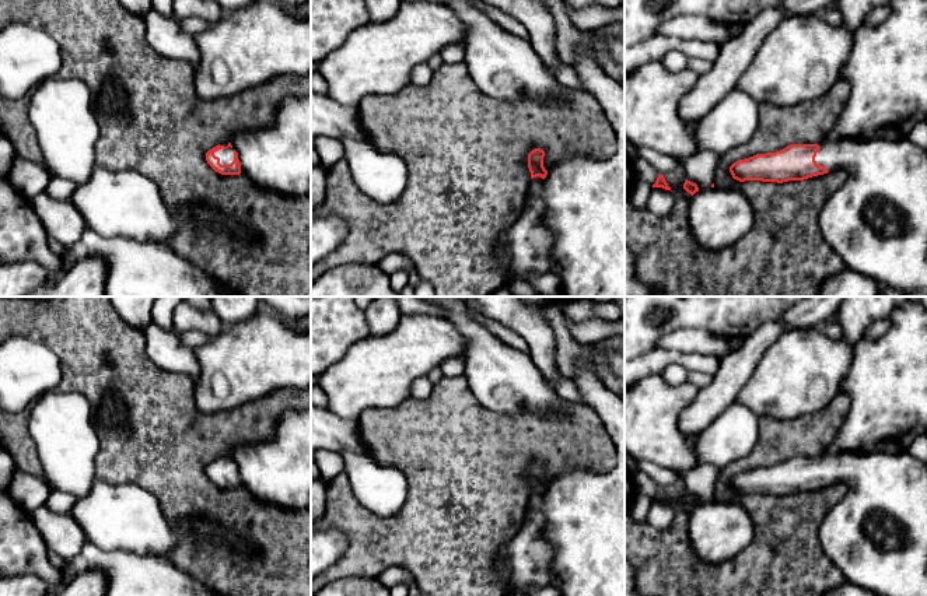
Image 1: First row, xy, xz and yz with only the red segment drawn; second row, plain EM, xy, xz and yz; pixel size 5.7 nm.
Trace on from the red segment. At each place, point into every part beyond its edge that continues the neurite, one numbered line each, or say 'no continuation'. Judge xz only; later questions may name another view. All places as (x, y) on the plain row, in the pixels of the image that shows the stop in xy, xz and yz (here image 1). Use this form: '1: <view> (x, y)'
1: xz (527, 557)

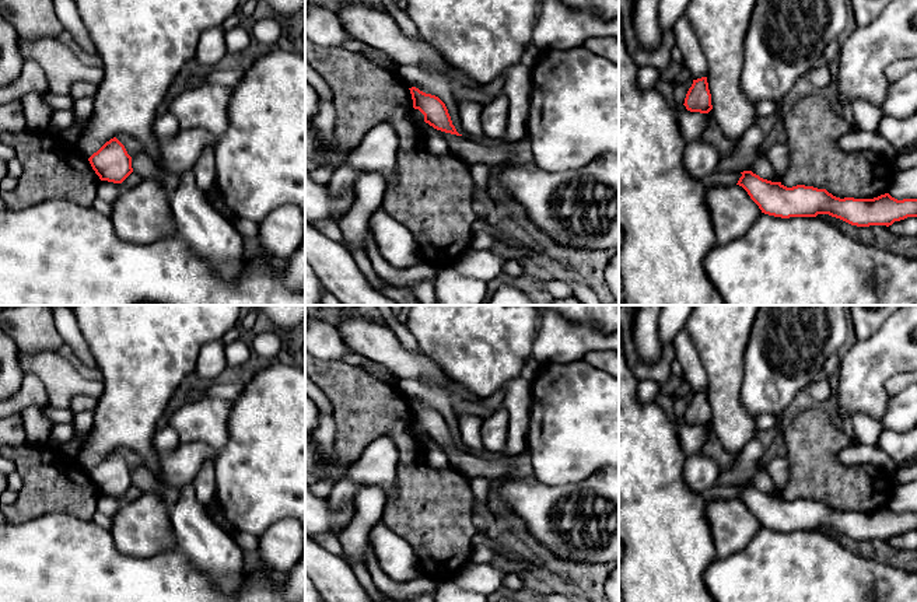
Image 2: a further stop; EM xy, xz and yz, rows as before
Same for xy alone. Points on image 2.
no continuation

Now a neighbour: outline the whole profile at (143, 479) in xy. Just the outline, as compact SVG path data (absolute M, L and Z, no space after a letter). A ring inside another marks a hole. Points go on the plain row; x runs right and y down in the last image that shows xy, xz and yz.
M141 465L132 472L132 482L143 494L157 493L165 501L168 508L179 498L179 489L161 484L146 465Z

